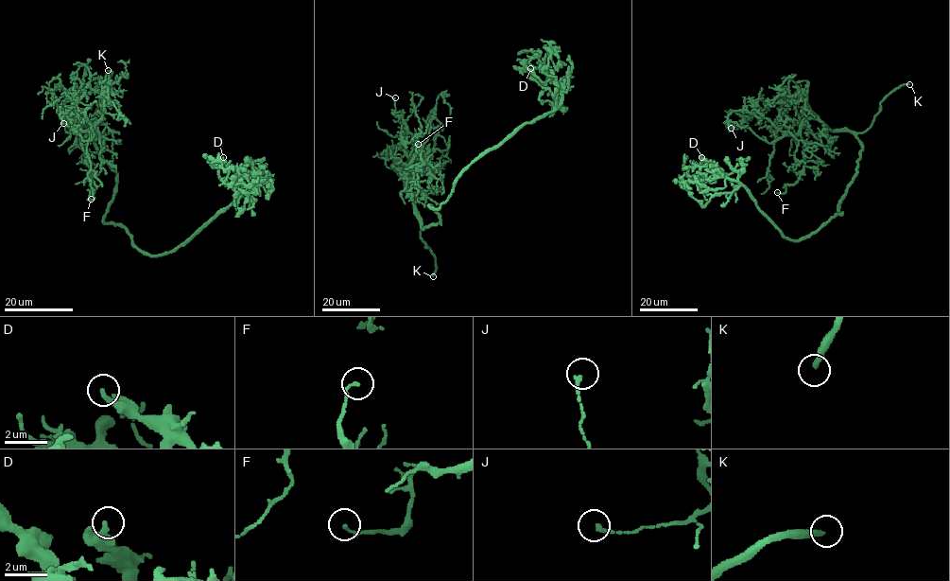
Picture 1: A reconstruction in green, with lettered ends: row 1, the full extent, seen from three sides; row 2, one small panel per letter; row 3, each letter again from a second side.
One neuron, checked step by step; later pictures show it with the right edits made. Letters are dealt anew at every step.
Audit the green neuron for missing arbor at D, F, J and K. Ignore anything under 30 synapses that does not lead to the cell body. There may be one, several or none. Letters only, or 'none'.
K

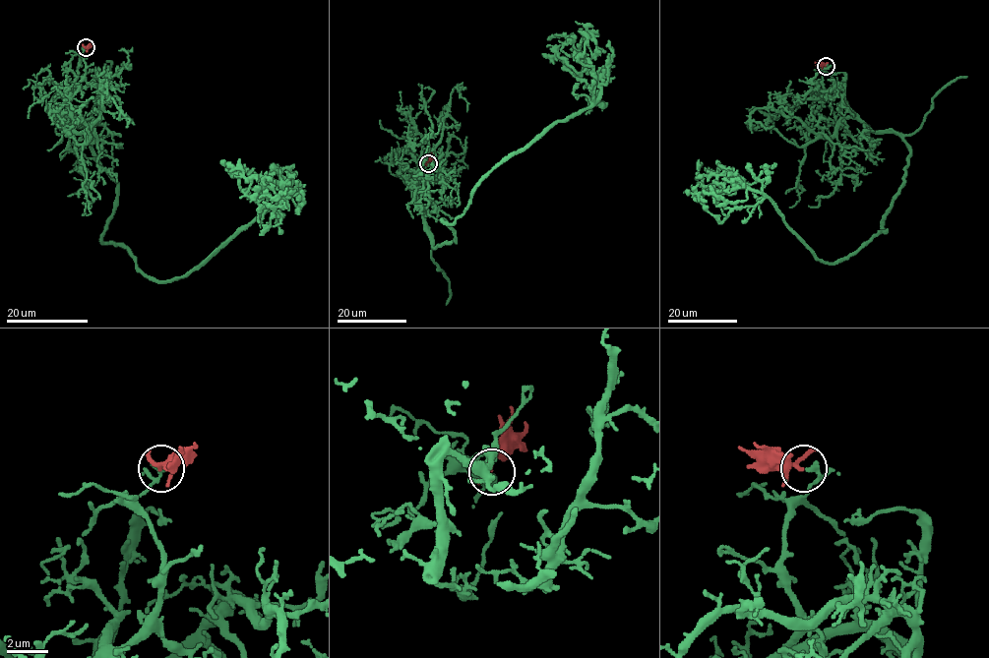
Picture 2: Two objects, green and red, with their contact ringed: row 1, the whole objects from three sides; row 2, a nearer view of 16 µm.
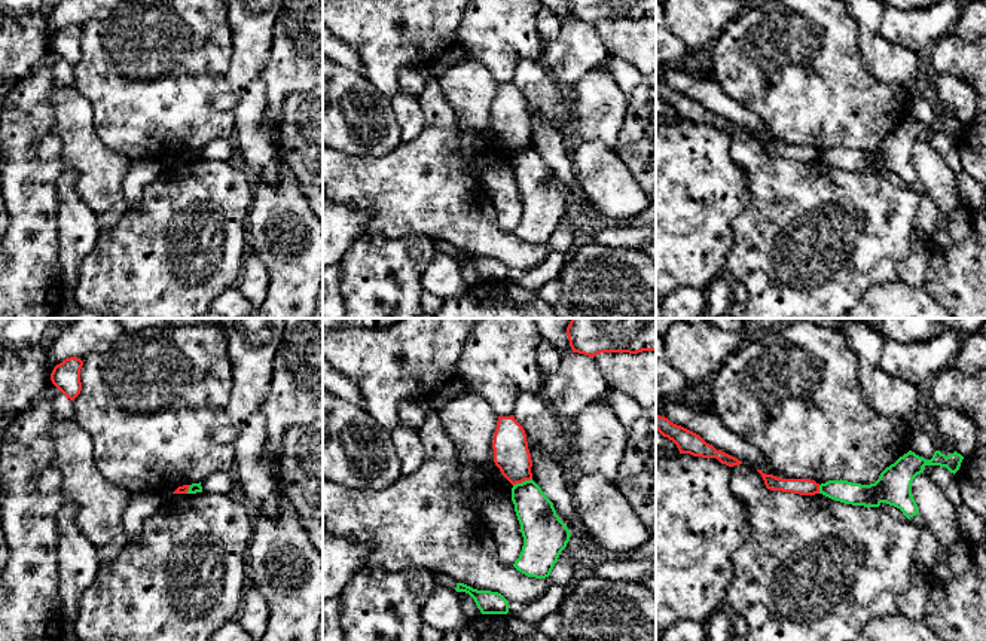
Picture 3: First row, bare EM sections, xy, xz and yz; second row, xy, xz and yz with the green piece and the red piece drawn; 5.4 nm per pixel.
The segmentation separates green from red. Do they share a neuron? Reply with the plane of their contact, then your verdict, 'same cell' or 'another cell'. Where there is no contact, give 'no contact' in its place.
meets green in xz; another cell

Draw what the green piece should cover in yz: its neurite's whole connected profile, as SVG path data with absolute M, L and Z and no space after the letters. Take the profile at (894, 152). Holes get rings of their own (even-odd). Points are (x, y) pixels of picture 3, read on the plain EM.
M909 117L886 134L874 150L861 152L842 146L828 147L819 152L819 161L852 173L879 174L882 170L886 170L900 175L910 186L919 181L918 171L912 162L913 146L924 140L925 132L946 134L955 141L962 126L964 123L956 117L949 123L935 117L931 126Z

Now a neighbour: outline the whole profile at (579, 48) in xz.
M564 21L559 34L544 42L541 64L562 85L576 85L589 70L608 59L605 45L593 24Z

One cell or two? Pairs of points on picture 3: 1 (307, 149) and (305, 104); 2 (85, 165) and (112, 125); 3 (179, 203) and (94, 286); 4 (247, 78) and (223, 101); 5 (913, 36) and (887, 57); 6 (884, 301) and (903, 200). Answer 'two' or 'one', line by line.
1: one
2: two
3: one
4: two
5: two
6: two

